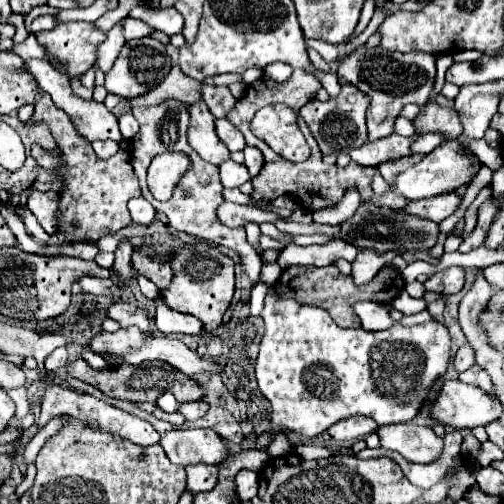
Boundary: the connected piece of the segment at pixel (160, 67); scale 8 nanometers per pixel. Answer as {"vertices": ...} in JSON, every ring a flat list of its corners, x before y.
{"vertices":[[140,38,128,40,114,62,114,68,106,74,106,90,118,94,120,98,138,98,150,90,154,90,170,72,170,56,166,54,166,46,156,38]]}

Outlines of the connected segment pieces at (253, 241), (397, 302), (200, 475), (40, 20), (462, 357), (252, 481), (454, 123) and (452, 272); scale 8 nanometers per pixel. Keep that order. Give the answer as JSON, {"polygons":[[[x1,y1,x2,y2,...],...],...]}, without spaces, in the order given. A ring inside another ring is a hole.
{"polygons":[[[248,223,245,226,247,241,254,248,259,256,262,255,264,249,258,246,258,238,260,236,260,226,256,223]],[[402,290,402,294,392,300,392,306,396,310,400,310,404,316,410,316,410,314,416,314,416,312,424,310,426,302,424,300,414,300,414,298,410,298,410,294,406,294,406,290]],[[196,464,196,466,188,466,188,486,186,490,190,490,192,494,198,492,208,492,216,486,218,482,218,466,210,466,210,464]],[[38,16,34,22,32,22,32,32,40,32,40,30,52,30,56,26,58,20,54,16]],[[466,342,466,344,460,346,460,350,458,350,456,356,454,356,454,368,456,368,458,372,464,372,464,370,468,370,472,364,474,364,474,350,472,350,472,346]],[[242,470,236,476,236,490,240,500,252,500,258,492,258,474,252,470]],[[436,102,428,104,426,110,414,118,414,126,416,126,416,130,424,130,424,132,442,132,450,140,454,140,462,134,460,116,456,114,456,110,442,108]],[[452,266,448,270,442,270,442,272,436,272,434,276,430,276,424,286,426,286,426,290,450,296,450,294,456,294,462,290,464,280,466,280,464,276,466,276,466,272,462,266]]]}

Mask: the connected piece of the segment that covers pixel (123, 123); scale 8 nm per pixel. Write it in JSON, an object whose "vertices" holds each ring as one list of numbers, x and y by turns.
{"vertices":[[130,112,124,114,124,116,120,116,118,122,120,122,120,134,126,140,130,140,130,138,134,138,138,134,138,122,136,122,136,118]]}

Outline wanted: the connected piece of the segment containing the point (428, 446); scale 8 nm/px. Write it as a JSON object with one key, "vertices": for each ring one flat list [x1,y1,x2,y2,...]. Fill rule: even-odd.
{"vertices":[[392,424,378,428,380,446,400,452,410,462,428,464,442,454,442,438,438,438,430,426,416,424]]}

